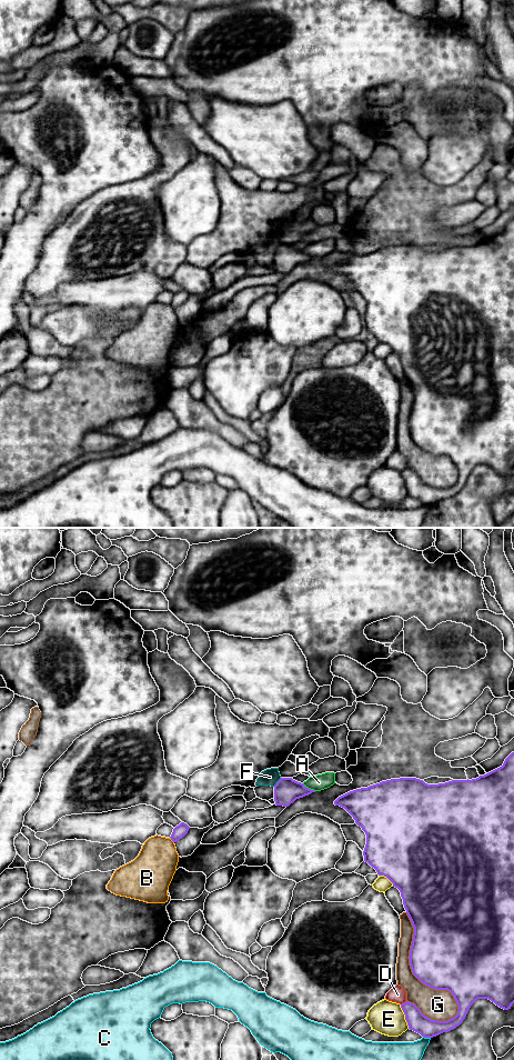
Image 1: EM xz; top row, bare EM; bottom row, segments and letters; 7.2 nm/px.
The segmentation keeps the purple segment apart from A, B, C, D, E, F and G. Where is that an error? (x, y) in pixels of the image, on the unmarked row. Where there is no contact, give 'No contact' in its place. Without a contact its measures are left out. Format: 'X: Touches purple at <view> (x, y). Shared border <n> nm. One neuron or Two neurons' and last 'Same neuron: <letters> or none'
A: Touches purple at xz (308, 254). Shared border 110 nm. Two neurons
B: Touches purple at xz (171, 306). Shared border 50 nm. Two neurons
C: Touches purple at xz (426, 503). Shared border 60 nm. Two neurons
D: Touches purple at xz (404, 469). Shared border 50 nm. Two neurons
E: Touches purple at xz (405, 483). Shared border 190 nm. Two neurons
F: Touches purple at xz (276, 249). Shared border 90 nm. Two neurons
G: Touches purple at xz (416, 443). Shared border 850 nm. Two neurons
Same neuron: none

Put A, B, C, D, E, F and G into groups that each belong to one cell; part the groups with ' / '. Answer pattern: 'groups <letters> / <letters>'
groups A / B F / C / D / E / G

